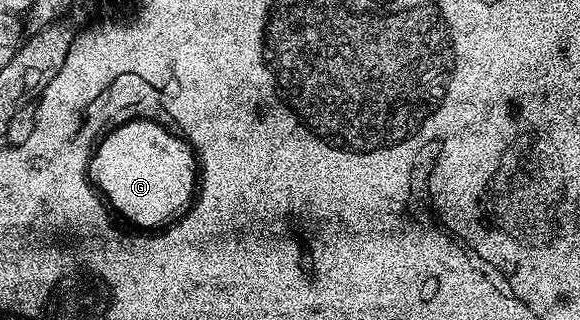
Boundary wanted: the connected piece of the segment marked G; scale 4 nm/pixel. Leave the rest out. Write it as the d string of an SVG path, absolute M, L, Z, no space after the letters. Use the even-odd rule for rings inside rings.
M127 122L112 134L104 133L87 163L87 174L91 185L106 199L110 209L116 215L124 214L135 228L166 227L192 205L197 194L197 159L190 145L178 133L170 134L155 122Z

